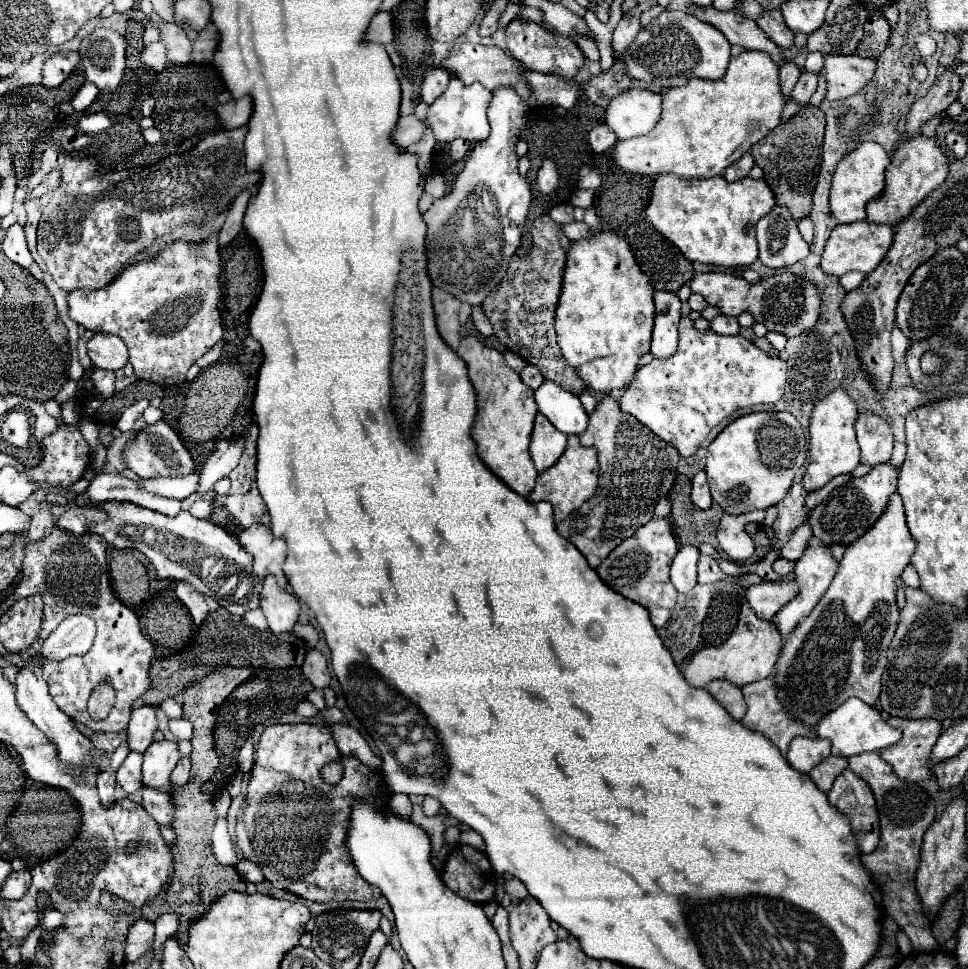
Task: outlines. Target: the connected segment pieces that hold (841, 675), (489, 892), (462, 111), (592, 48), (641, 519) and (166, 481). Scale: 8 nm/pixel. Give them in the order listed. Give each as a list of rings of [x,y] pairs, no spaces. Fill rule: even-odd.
[[[893,494],[889,508],[875,522],[875,526],[867,530],[857,542],[847,546],[847,552],[839,562],[839,570],[819,604],[811,610],[807,620],[803,620],[803,624],[799,624],[799,628],[787,636],[771,678],[775,680],[779,702],[787,708],[789,716],[807,728],[817,726],[823,716],[833,712],[851,696],[861,698],[869,706],[879,700],[881,676],[887,666],[887,648],[891,644],[891,636],[895,634],[895,624],[899,622],[895,598],[897,578],[907,568],[911,552],[915,552],[915,540],[911,540],[911,532],[905,522],[903,500],[899,494]]]
[[[459,844],[459,848],[451,852],[451,856],[447,858],[447,864],[441,872],[441,878],[447,888],[451,888],[455,894],[459,894],[475,904],[487,904],[495,898],[495,878],[497,878],[495,870],[491,868],[487,856],[471,846]]]
[[[451,78],[449,88],[443,96],[439,96],[427,112],[427,120],[431,122],[433,134],[439,142],[453,142],[455,138],[465,138],[471,142],[481,142],[489,136],[489,120],[487,120],[487,106],[491,100],[491,92],[485,90],[481,84],[463,86],[461,80]]]
[[[575,38],[575,42],[577,42],[577,46],[583,50],[583,54],[585,54],[589,60],[599,60],[599,58],[601,58],[595,42],[591,42],[591,40],[587,40],[587,38],[585,38],[585,40],[583,40],[583,38]]]
[[[611,396],[597,402],[595,410],[589,414],[587,432],[583,432],[579,440],[583,446],[597,448],[601,466],[599,488],[593,498],[589,498],[557,526],[557,532],[577,546],[591,568],[597,568],[615,546],[619,546],[627,536],[633,536],[639,526],[651,520],[659,498],[667,496],[673,488],[679,452],[675,446],[663,442],[639,424],[633,416],[621,412],[619,404]]]
[[[193,470],[187,474],[187,478],[155,478],[155,480],[139,480],[139,486],[145,488],[151,494],[167,496],[167,498],[177,498],[185,500],[197,490],[199,484],[199,470]]]

